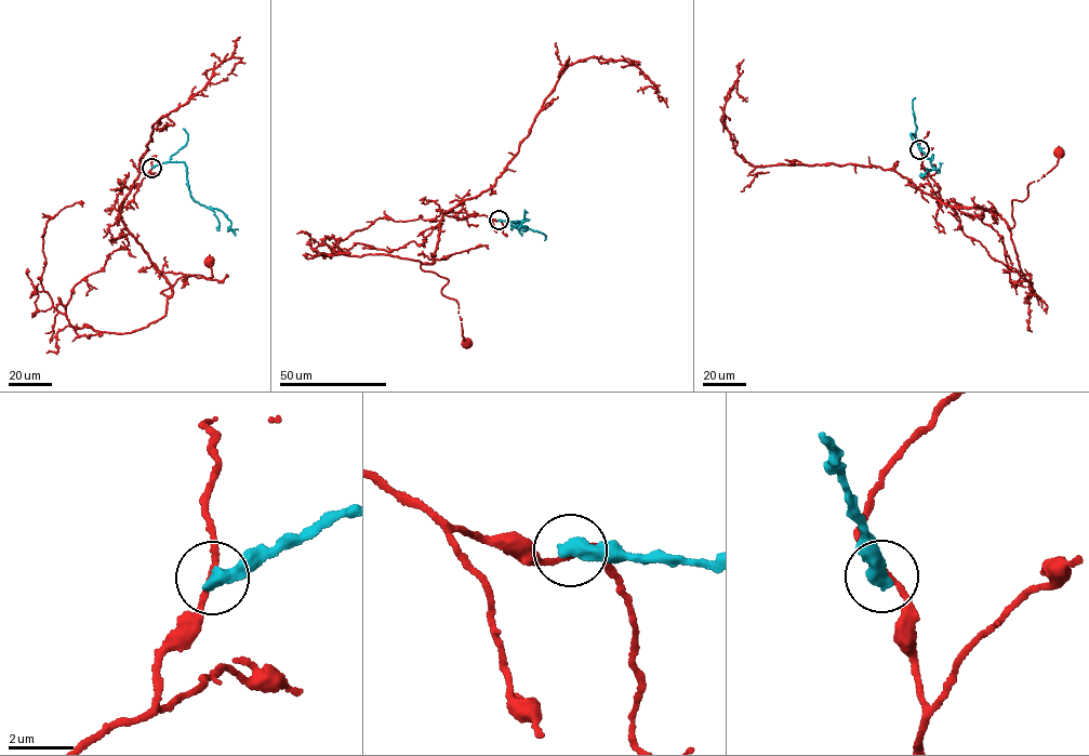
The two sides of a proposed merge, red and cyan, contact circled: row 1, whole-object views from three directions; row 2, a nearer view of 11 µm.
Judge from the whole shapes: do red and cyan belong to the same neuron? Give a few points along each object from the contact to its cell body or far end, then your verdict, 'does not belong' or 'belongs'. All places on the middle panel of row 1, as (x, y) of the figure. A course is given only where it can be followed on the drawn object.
red runs (499, 220), (445, 214), (434, 262), (421, 264), (448, 279), (442, 293), (457, 302), (466, 343); cyan runs (499, 220), (527, 219), (510, 225), (525, 230), (527, 226), (520, 225), (526, 211); does not belong

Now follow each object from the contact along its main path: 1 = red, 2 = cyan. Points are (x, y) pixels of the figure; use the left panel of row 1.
1: (151, 168), (120, 215), (171, 287), (171, 295), (161, 293), (183, 277), (212, 277), (210, 262)
2: (151, 168), (163, 162), (184, 163), (194, 200), (221, 211), (230, 221), (228, 229), (234, 233)

